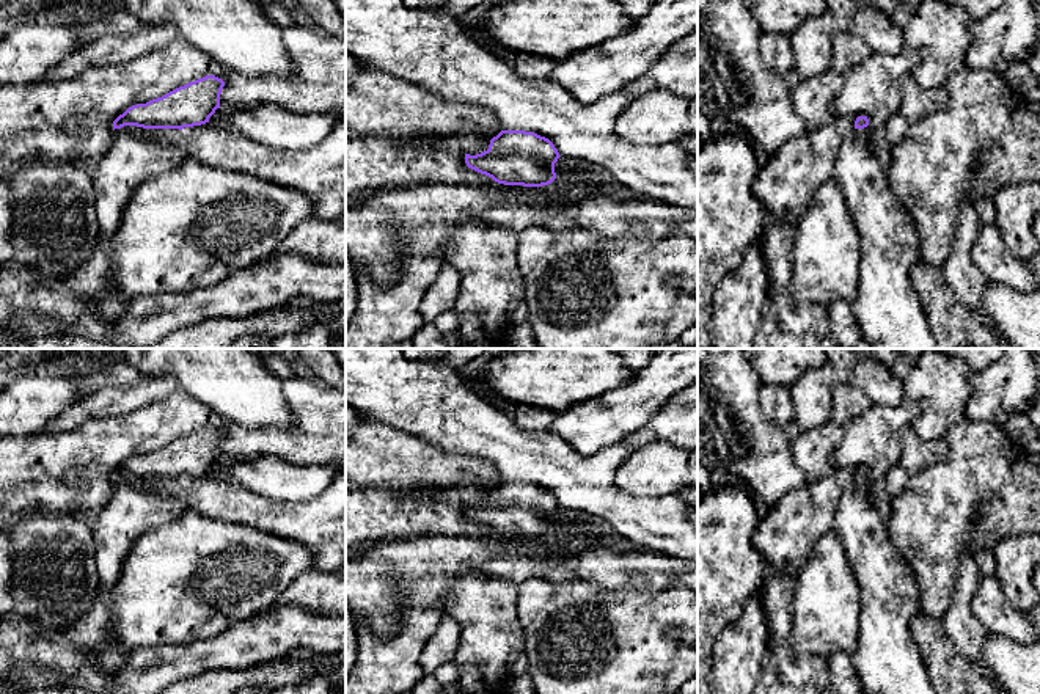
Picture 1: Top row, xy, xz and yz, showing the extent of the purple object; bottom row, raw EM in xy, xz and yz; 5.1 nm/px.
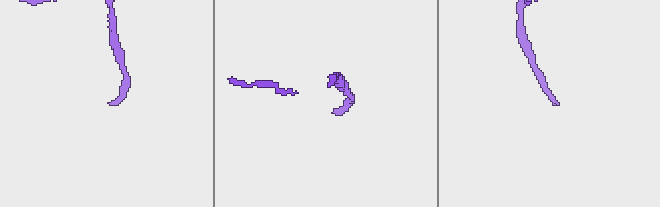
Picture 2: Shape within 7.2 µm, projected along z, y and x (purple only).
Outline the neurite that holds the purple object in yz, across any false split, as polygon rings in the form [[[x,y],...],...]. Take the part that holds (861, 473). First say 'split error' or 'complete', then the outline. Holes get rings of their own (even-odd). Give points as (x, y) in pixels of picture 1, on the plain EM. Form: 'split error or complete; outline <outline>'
split error; outline [[[858,468],[855,482],[839,499],[833,521],[833,531],[845,550],[862,592],[858,648],[851,659],[862,689],[869,694],[935,694],[921,652],[911,637],[911,620],[919,612],[919,589],[899,557],[870,488],[864,487],[869,482],[867,468]]]

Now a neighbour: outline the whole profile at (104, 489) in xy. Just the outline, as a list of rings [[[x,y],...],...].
[[[300,374],[283,380],[283,394],[292,415],[287,427],[242,427],[178,388],[165,399],[127,415],[88,419],[71,429],[31,436],[0,435],[0,529],[9,531],[28,510],[93,517],[110,501],[113,473],[129,458],[162,449],[206,427],[225,433],[220,458],[275,455],[294,465],[335,465],[338,473],[346,469],[346,388],[331,388]]]

